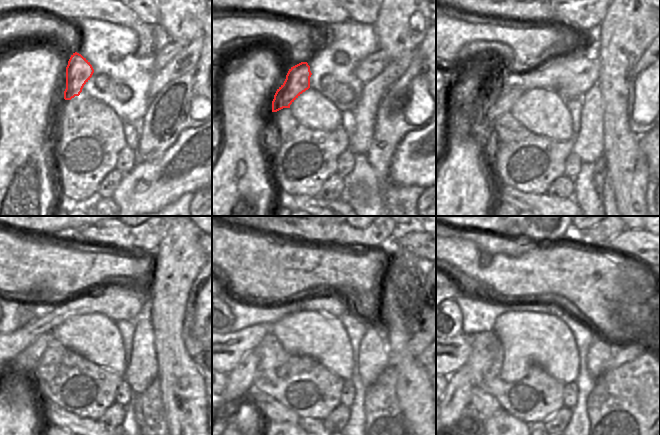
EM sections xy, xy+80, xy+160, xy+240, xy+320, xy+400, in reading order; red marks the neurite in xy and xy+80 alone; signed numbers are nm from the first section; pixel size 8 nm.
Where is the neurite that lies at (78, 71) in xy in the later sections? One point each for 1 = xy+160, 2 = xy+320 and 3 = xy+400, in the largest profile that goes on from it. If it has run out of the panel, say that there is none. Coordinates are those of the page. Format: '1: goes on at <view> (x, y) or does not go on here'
1: goes on at xy+160 (508, 97)
2: goes on at xy+320 (239, 381)
3: goes on at xy+400 (456, 398)

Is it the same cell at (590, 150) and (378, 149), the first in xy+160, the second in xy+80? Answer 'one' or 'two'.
two

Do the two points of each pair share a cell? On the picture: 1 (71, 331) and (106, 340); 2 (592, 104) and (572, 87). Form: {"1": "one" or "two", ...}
{"1": "one", "2": "two"}

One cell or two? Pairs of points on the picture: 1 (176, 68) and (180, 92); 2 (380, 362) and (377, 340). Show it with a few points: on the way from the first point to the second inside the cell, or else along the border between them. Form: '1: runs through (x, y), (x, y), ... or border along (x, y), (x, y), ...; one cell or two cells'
1: border along (196, 63), (188, 71), (169, 81), (158, 91); two cells
2: runs through (377, 357), (377, 345); one cell

